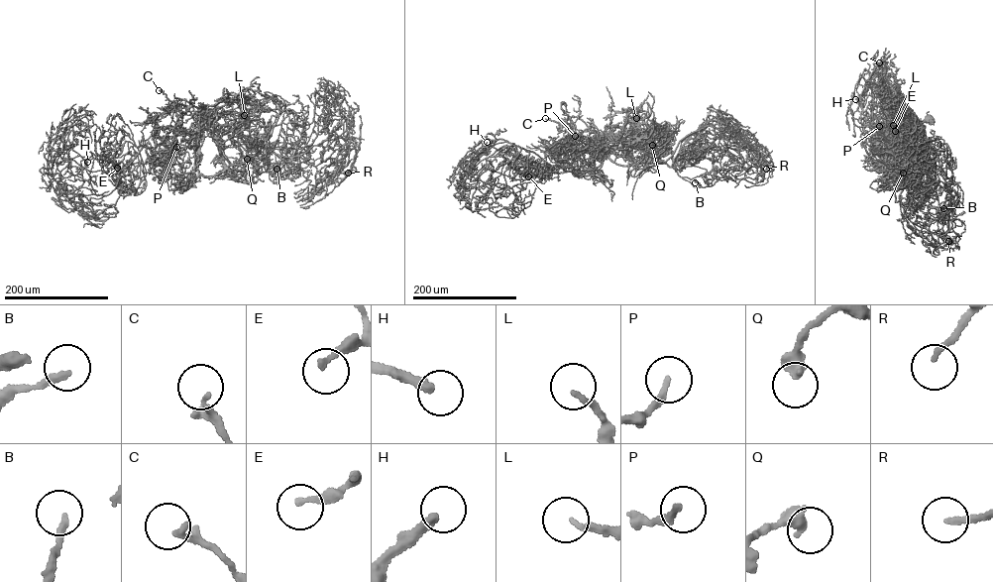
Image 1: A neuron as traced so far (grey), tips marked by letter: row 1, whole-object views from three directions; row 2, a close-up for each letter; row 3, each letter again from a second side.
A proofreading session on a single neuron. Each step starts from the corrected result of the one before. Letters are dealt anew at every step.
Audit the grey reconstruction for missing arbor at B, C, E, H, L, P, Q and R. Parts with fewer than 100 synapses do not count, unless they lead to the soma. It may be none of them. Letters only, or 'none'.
H

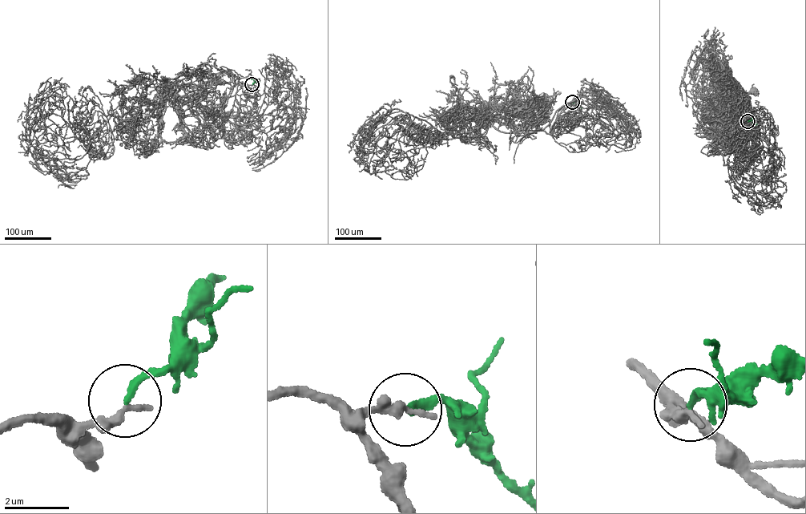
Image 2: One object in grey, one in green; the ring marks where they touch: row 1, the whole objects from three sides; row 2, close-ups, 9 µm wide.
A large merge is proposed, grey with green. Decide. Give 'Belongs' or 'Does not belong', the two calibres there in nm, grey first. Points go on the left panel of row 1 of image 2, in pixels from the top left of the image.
Does not belong. Thickness 300 nm (grey) against 240 nm

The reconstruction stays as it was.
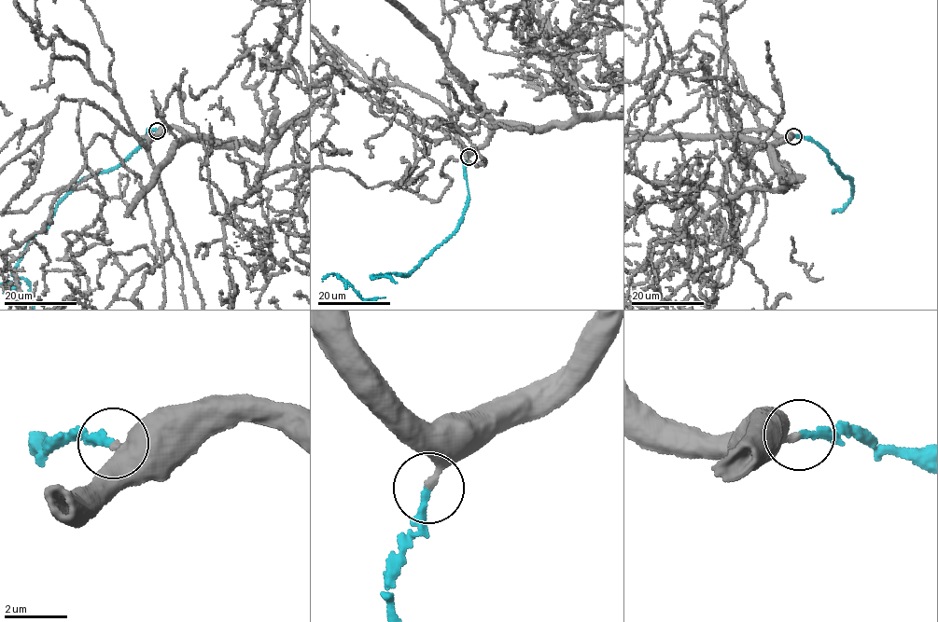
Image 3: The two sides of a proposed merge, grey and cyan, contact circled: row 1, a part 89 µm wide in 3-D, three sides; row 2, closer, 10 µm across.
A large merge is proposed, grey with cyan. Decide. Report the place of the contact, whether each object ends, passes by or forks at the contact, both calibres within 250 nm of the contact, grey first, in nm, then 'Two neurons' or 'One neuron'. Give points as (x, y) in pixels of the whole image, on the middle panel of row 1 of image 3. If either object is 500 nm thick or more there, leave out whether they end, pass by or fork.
Place: (468, 157). At the ring grey ends. At the ring cyan ends. Thickness 240 nm (grey) against 220 nm. One neuron

